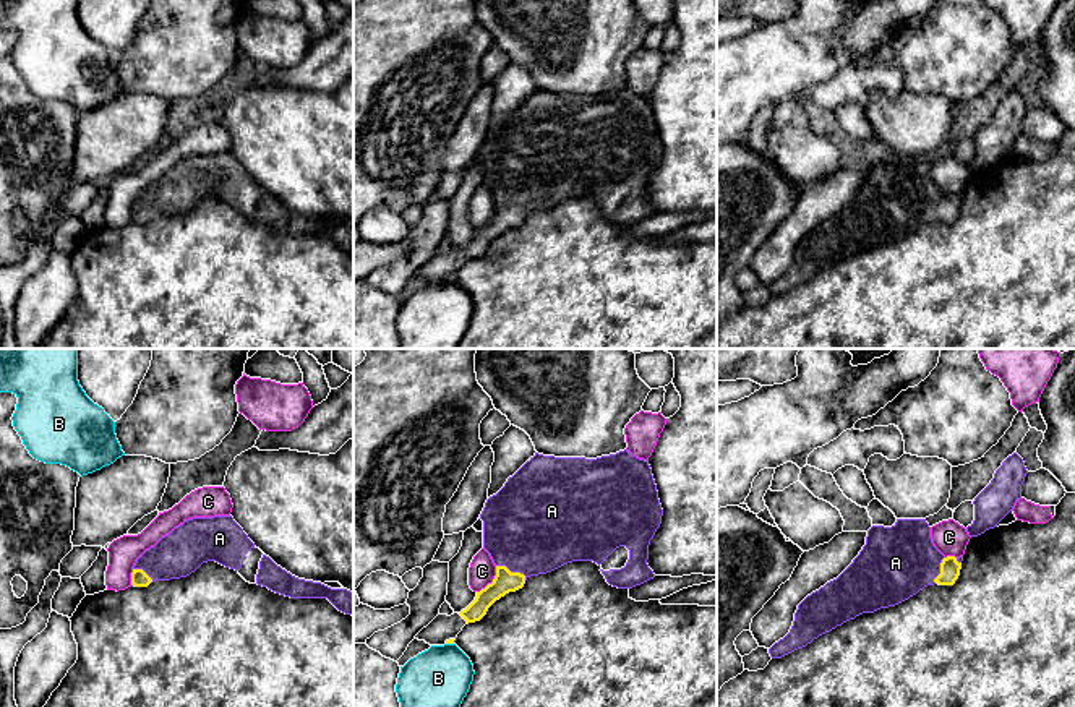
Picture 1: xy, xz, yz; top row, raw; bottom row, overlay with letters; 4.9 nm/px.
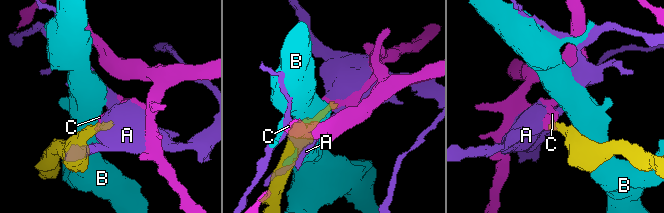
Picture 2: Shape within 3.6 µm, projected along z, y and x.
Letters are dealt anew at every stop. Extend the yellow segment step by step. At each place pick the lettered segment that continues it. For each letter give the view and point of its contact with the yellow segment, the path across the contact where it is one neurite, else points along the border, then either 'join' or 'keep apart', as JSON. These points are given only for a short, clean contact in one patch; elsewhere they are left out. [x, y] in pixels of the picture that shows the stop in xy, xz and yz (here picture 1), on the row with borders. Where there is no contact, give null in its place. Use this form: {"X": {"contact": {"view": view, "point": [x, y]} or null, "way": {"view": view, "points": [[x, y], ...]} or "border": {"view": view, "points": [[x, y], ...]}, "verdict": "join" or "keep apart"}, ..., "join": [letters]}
{"A": {"contact": {"view": "xz", "point": [513, 573]}, "way": {"view": "xz", "points": [[505, 581], [513, 573], [519, 547], [531, 526]]}, "verdict": "join"}, "B": {"contact": {"view": "xz", "point": [449, 642]}, "verdict": "keep apart"}, "C": {"contact": {"view": "xz", "point": [493, 581]}, "border": {"view": "xz", "points": [[496, 566], [495, 578], [477, 592]]}, "verdict": "keep apart"}, "join": ["A"]}

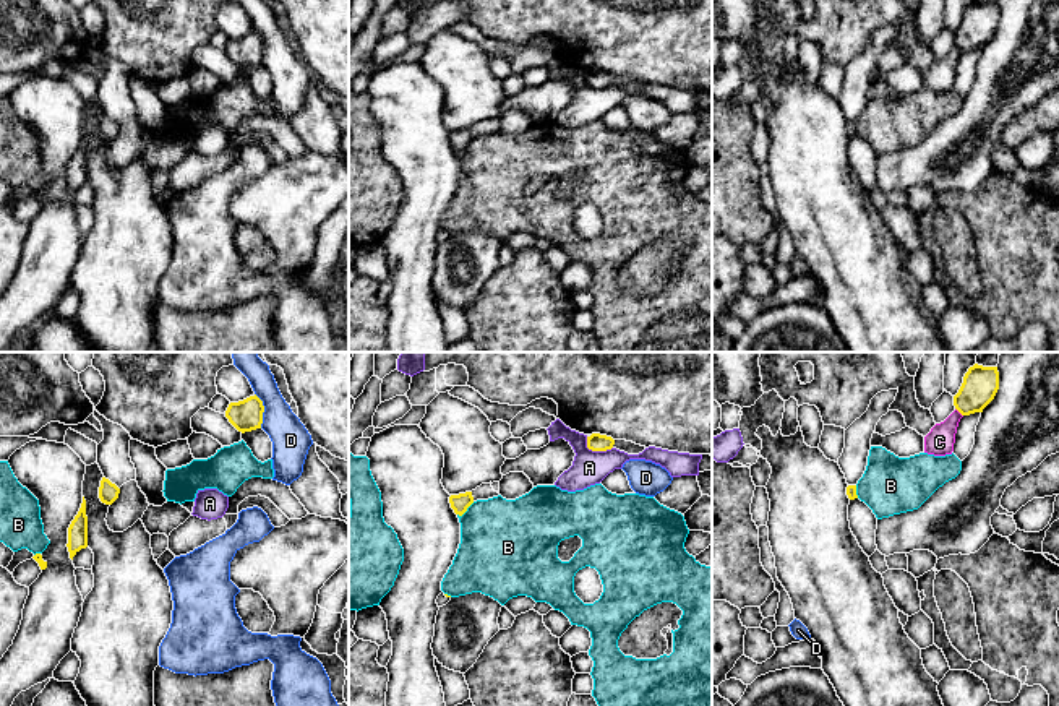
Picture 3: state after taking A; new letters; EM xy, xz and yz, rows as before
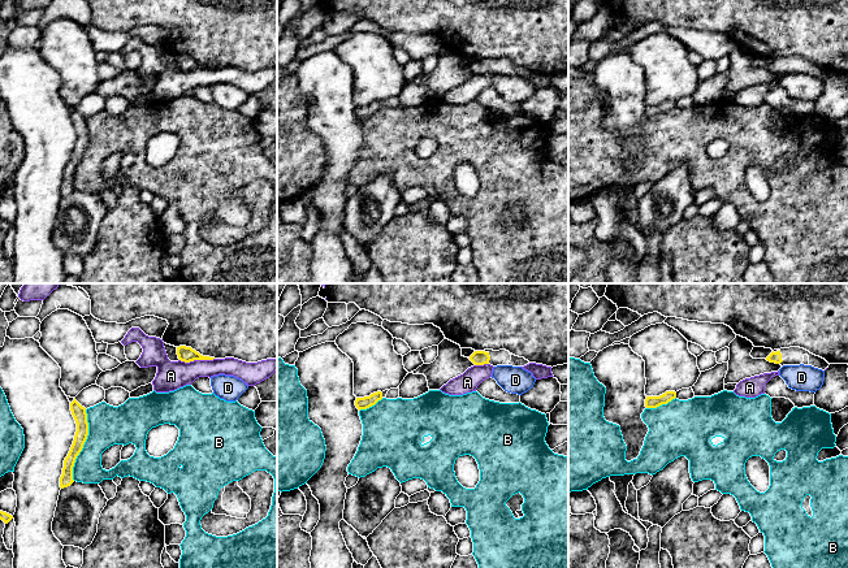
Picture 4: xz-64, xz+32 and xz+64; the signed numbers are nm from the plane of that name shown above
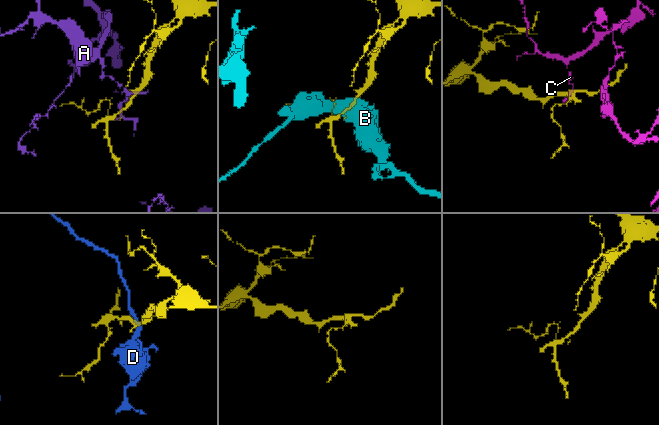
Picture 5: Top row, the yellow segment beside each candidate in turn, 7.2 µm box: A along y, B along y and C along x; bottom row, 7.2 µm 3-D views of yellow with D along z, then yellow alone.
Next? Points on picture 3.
{"A": {"contact": {"view": "xz", "point": [595, 450]}, "border": {"view": "xz", "points": [[586, 437], [586, 445], [592, 450], [612, 448]]}, "verdict": "keep apart"}, "B": {"contact": {"view": "xz", "point": [466, 510]}, "verdict": "keep apart"}, "C": {"contact": {"view": "yz", "point": [959, 411]}, "border": {"view": "yz", "points": [[956, 408], [962, 416]]}, "verdict": "keep apart"}, "D": {"contact": {"view": "xy", "point": [263, 411]}, "verdict": "keep apart"}, "join": []}

